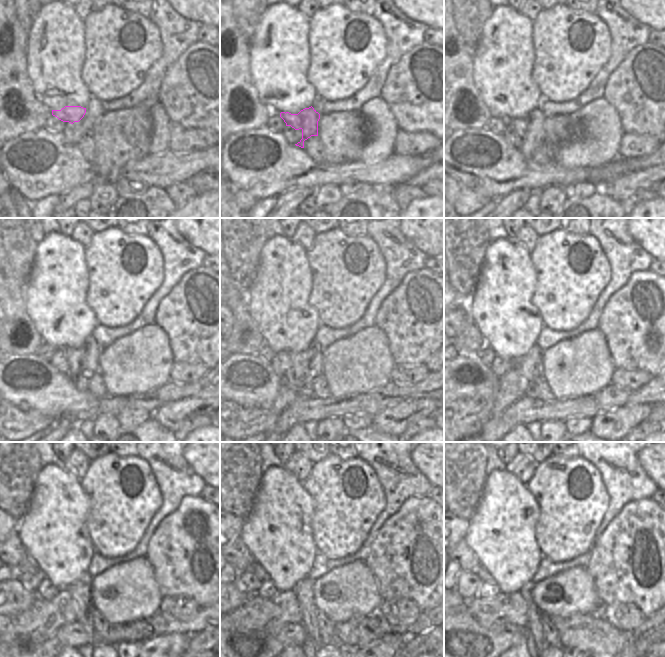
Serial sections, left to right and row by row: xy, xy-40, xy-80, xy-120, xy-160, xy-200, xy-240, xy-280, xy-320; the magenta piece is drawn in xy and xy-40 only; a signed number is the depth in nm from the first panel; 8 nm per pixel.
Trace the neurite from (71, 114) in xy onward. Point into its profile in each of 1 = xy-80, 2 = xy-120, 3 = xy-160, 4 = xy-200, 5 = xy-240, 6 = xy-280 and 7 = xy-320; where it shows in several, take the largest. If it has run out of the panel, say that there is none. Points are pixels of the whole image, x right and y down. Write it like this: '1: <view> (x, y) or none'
1: xy-80 (530, 129)
2: xy-120 (82, 362)
3: xy-160 (306, 365)
4: xy-200 (529, 366)
5: xy-240 (79, 590)
6: xy-280 (303, 590)
7: xy-320 (534, 614)

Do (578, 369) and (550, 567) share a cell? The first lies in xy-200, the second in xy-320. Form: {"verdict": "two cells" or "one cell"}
{"verdict": "two cells"}

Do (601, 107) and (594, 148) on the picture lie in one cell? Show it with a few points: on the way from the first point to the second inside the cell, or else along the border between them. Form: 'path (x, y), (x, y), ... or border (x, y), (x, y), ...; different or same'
path (600, 117), (600, 138); same

